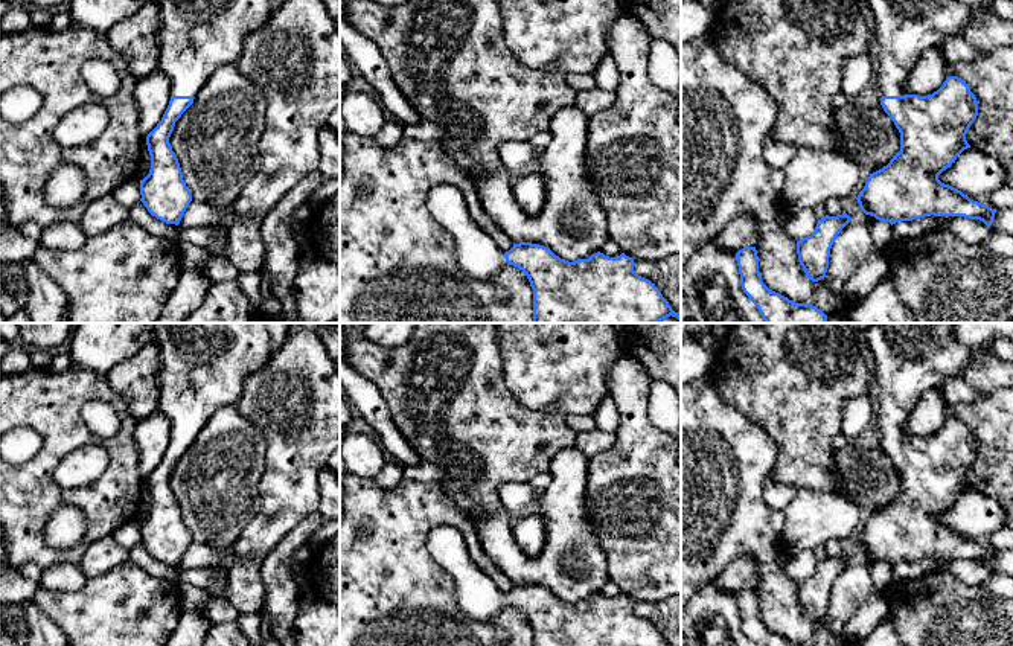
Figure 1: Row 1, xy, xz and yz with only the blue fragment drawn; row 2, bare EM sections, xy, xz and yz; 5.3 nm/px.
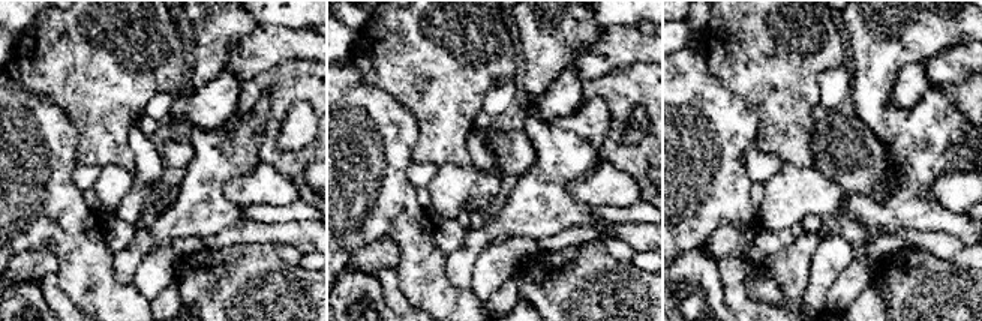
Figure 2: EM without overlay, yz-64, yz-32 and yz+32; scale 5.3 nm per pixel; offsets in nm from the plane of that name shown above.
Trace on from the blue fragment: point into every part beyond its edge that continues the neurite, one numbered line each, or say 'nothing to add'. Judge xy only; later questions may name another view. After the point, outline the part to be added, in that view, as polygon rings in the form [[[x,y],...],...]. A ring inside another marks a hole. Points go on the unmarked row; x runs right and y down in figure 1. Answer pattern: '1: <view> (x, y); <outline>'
1: xy (203, 366); [[[154,323],[160,350],[160,401],[171,421],[171,437],[197,437],[221,407],[235,405],[250,375],[273,355],[265,323]]]

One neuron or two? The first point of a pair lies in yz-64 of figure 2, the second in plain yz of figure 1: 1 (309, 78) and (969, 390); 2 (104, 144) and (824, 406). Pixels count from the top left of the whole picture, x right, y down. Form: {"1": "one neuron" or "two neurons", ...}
{"1": "two neurons", "2": "one neuron"}

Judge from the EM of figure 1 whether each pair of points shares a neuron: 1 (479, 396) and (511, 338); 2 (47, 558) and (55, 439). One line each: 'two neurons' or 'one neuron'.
1: two neurons
2: one neuron

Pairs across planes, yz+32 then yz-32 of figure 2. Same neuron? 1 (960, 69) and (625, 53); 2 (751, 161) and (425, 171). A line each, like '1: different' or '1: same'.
1: same
2: same

